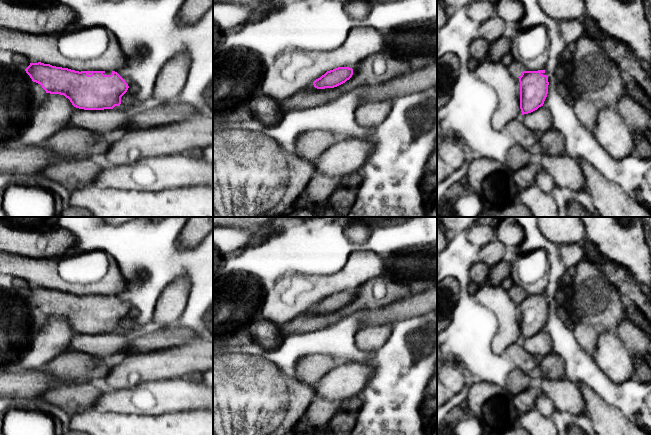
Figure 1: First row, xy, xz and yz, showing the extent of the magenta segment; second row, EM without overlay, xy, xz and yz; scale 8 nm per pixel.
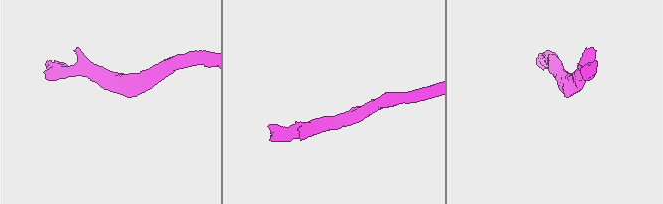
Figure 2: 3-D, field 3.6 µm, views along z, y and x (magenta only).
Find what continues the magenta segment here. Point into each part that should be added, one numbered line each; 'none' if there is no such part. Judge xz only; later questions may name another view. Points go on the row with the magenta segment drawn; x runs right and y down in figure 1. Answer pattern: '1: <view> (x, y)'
none

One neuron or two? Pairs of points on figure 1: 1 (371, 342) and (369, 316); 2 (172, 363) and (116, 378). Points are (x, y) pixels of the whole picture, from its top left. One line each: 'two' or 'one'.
1: two
2: one

